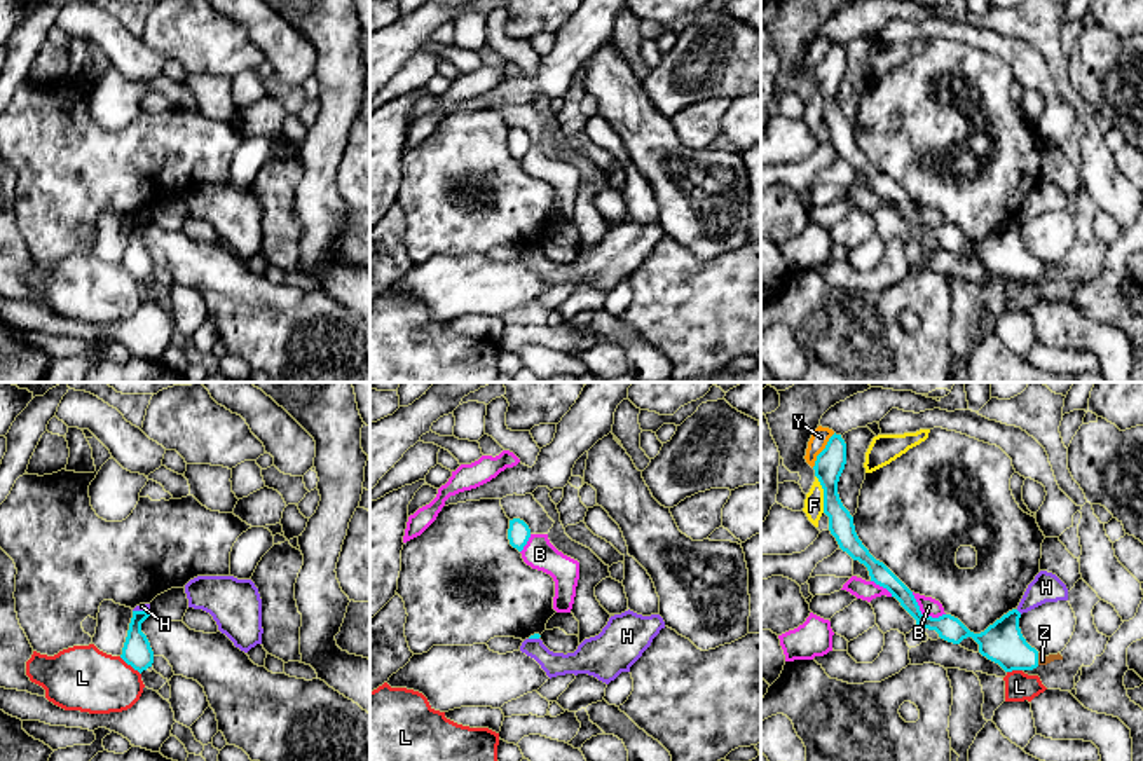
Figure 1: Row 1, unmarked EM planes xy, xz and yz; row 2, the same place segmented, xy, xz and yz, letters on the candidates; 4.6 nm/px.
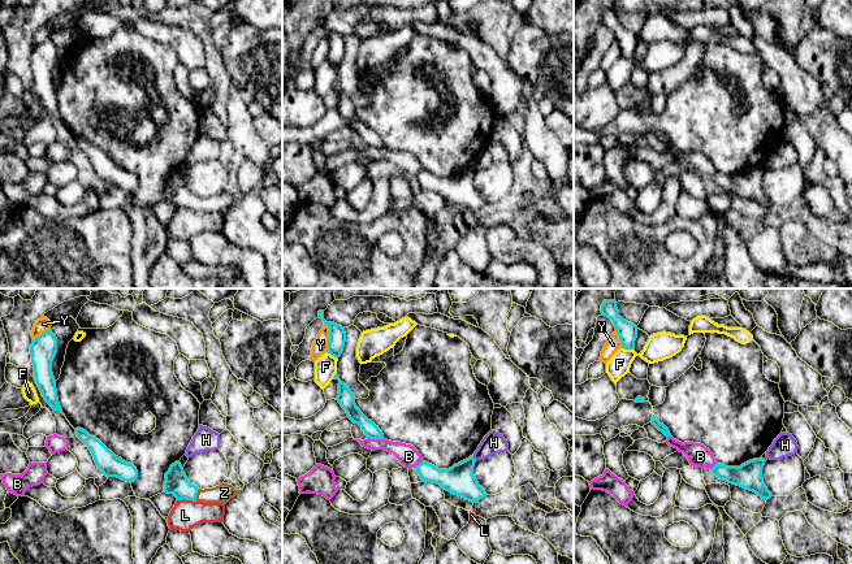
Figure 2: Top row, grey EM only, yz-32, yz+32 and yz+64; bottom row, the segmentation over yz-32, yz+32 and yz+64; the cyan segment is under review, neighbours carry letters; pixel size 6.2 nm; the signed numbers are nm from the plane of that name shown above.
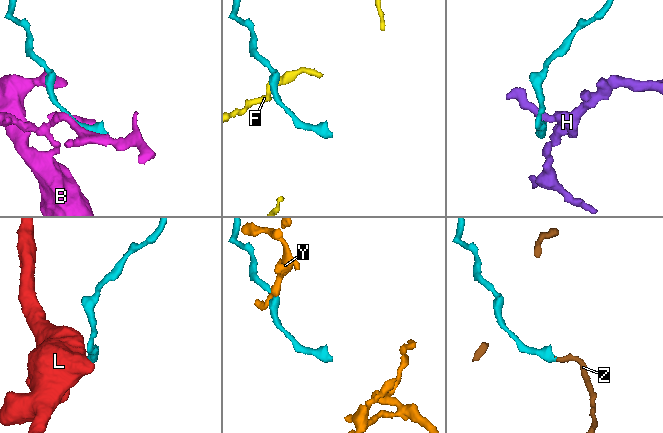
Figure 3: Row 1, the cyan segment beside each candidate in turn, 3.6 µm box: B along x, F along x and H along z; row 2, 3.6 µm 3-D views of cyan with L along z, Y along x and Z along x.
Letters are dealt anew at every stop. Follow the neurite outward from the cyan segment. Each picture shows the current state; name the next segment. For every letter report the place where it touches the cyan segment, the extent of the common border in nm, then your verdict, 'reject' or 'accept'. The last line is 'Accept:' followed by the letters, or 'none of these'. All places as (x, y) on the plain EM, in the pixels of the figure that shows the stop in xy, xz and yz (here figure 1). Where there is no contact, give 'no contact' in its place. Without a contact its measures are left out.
B: yz (922, 224) | 190 nm | reject
F: yz (824, 103) | 180 nm | reject
H: yz (1018, 220) | 40 nm | reject
L: xy (130, 273) | 130 nm | reject
Y: yz (822, 60) | 190 nm | reject
Z: yz (1037, 267) | 60 nm | accept
Accept: Z

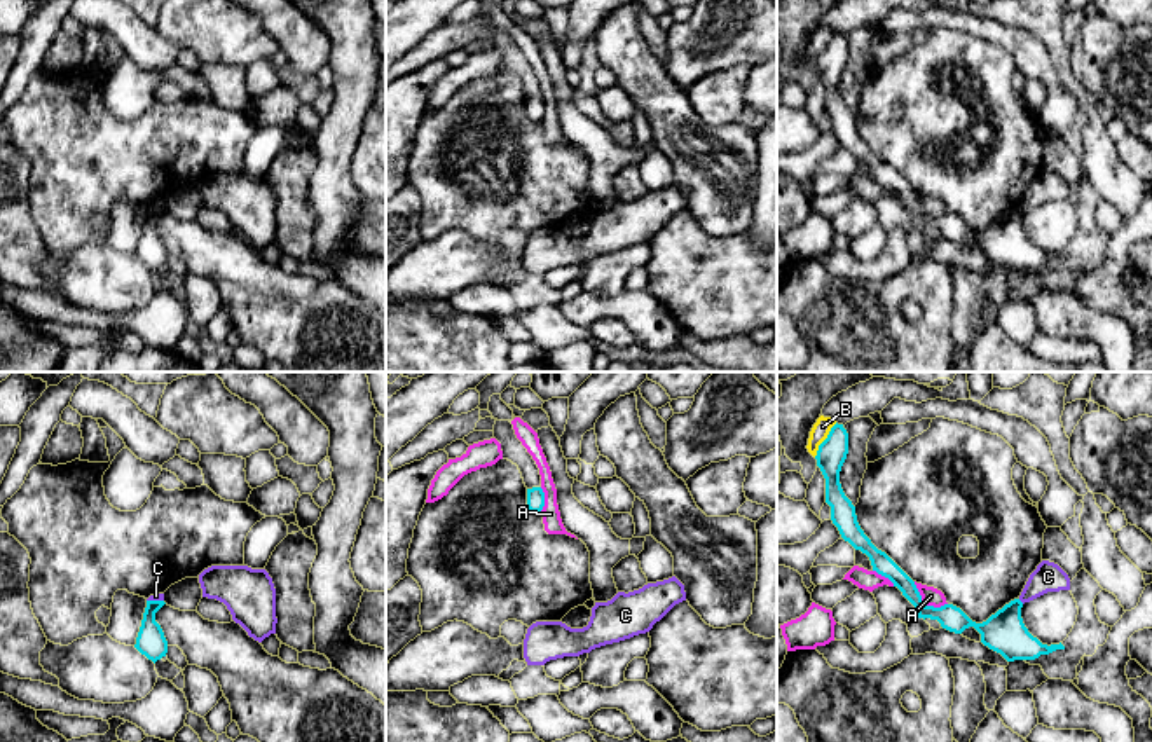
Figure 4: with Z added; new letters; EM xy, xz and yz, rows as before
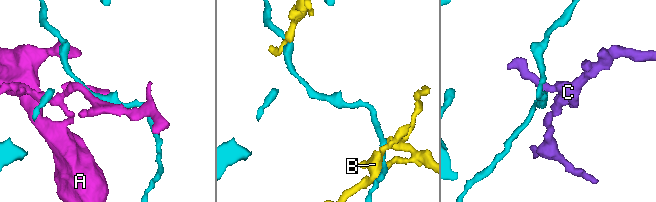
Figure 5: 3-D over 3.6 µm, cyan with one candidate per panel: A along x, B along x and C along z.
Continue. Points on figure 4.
A: yz (924, 213) | 190 nm | reject
B: yz (824, 49) | 190 nm | reject
C: yz (1020, 210) | 40 nm | reject
Accept: none of these

